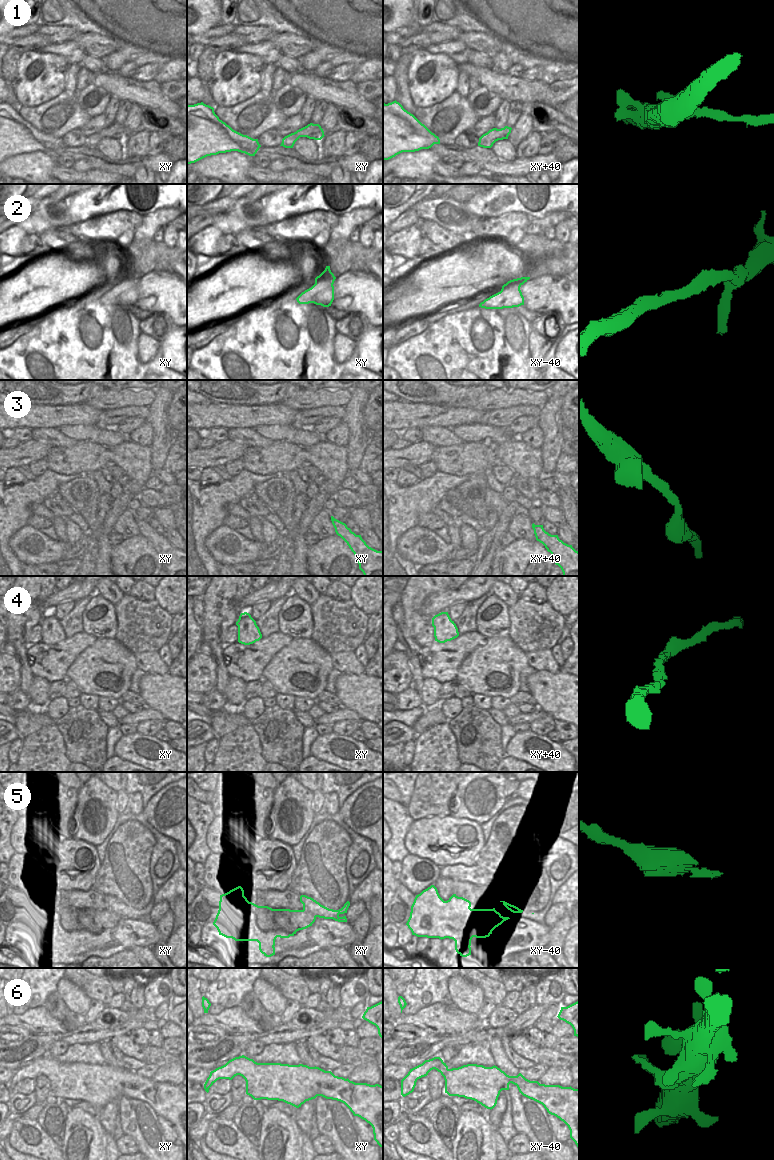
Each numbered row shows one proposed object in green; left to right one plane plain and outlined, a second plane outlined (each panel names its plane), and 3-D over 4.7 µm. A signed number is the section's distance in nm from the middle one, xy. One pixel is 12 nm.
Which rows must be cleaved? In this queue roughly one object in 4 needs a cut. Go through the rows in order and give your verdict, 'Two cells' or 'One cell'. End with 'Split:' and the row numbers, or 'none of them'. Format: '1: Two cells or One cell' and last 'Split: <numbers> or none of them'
1: Two cells
2: One cell
3: One cell
4: Two cells
5: One cell
6: One cell
Split: 1, 4.

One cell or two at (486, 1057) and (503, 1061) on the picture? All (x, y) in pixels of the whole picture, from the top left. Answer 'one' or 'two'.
two

